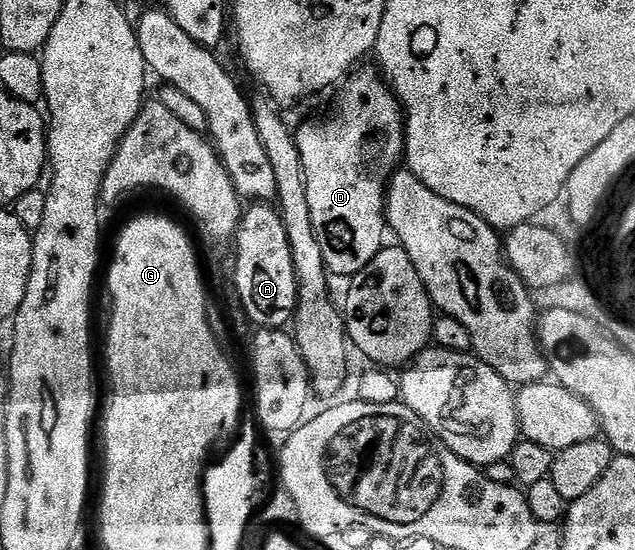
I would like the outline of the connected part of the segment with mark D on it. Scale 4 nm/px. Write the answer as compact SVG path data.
M375 70L359 71L349 74L346 82L339 88L340 96L336 99L336 112L333 113L332 119L326 120L321 127L316 123L304 123L300 128L297 126L294 131L306 177L310 217L314 217L314 233L318 233L322 257L333 276L357 275L362 269L366 269L366 265L370 265L370 261L374 261L380 248L385 246L384 201L388 193L388 181L405 162L406 116L399 99L385 86Z

